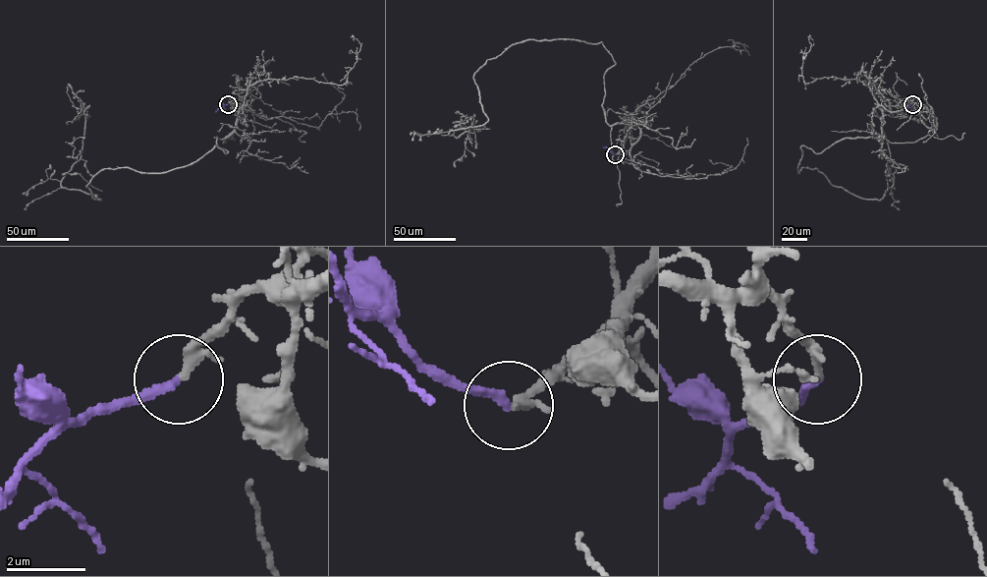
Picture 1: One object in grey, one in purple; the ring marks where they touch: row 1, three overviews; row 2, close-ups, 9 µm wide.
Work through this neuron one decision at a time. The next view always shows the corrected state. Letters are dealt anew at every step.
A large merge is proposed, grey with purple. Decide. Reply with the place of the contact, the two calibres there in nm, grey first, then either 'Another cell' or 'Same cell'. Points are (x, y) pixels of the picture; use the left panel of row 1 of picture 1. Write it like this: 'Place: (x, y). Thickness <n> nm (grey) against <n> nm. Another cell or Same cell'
Place: (228, 104). Thickness 240 nm (grey) against 200 nm. Same cell

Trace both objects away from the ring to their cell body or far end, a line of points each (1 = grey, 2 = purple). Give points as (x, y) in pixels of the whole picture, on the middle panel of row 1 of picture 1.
1: (615, 154), (612, 55), (529, 39), (474, 73), (488, 120), (449, 133), (472, 123), (455, 167)
2: (615, 154), (603, 147)

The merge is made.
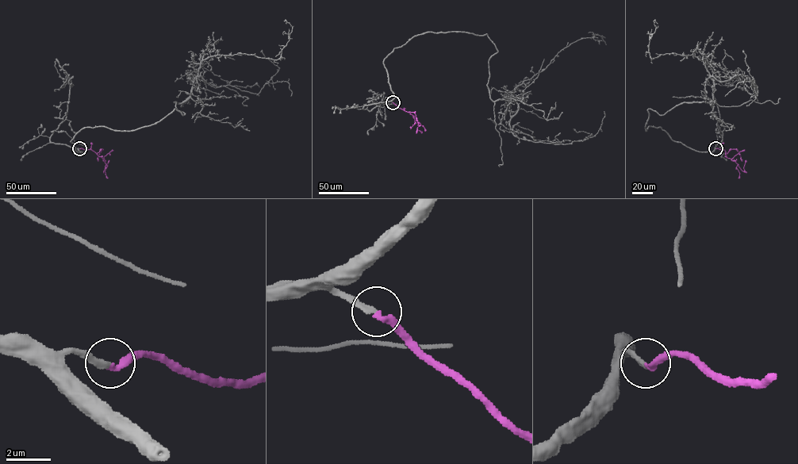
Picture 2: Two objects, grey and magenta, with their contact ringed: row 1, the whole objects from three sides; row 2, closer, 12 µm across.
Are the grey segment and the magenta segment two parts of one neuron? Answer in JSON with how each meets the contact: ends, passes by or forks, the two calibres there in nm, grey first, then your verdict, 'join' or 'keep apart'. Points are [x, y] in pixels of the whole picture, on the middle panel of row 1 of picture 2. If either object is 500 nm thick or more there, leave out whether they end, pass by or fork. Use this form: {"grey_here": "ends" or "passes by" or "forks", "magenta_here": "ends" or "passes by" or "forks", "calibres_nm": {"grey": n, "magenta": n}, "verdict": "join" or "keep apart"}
{"grey_here": "ends", "magenta_here": "ends", "calibres_nm": {"grey": 240, "magenta": 260}, "verdict": "join"}

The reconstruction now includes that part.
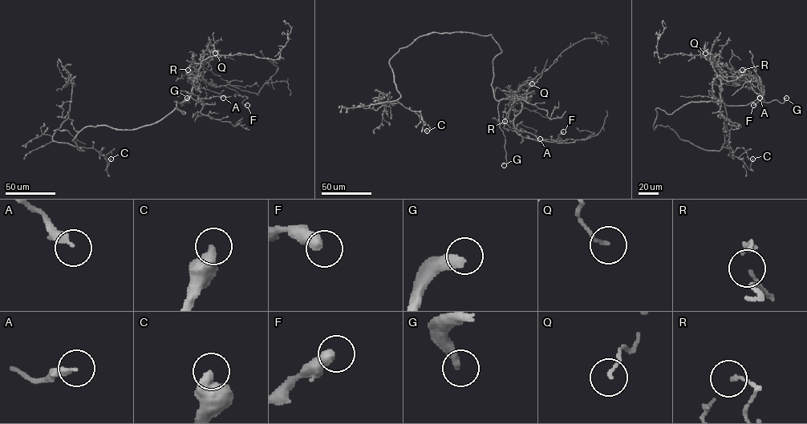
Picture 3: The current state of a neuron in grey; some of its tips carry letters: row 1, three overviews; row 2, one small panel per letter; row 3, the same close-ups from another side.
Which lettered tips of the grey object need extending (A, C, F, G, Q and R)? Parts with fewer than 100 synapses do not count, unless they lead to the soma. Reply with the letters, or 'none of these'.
G

